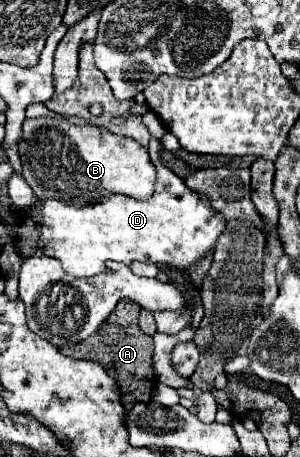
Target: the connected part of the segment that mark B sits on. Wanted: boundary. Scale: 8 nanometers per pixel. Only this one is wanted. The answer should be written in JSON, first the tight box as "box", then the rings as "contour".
{"box":[18,116,156,206],"contour":[[[38,116],[26,118],[22,124],[22,138],[18,142],[18,154],[22,160],[22,176],[32,188],[36,198],[54,198],[70,202],[72,206],[86,206],[86,202],[98,202],[98,198],[106,198],[110,194],[126,194],[132,198],[150,198],[156,182],[156,168],[150,162],[146,148],[142,148],[136,140],[120,134],[112,134],[110,130],[96,124],[72,124],[68,120]]]}

